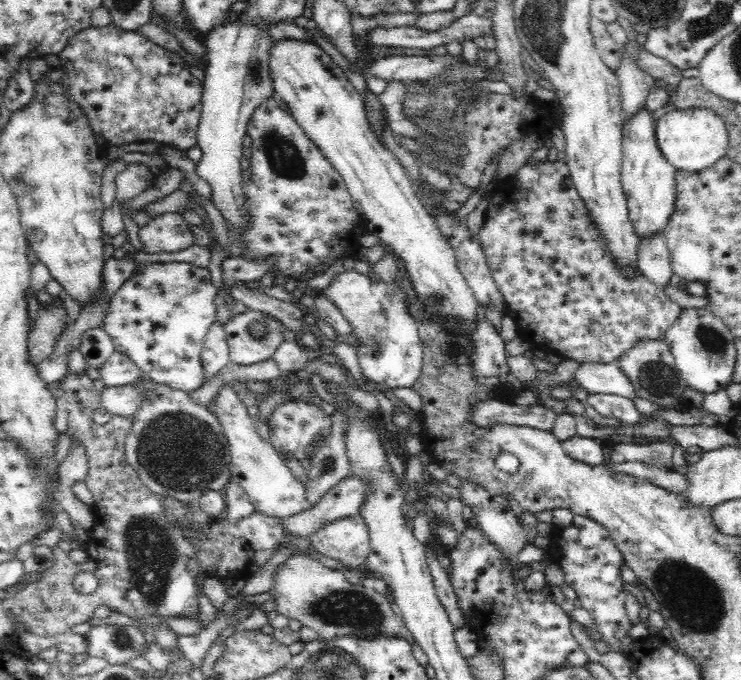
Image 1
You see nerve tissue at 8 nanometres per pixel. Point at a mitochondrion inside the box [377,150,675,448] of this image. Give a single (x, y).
(453, 355)

